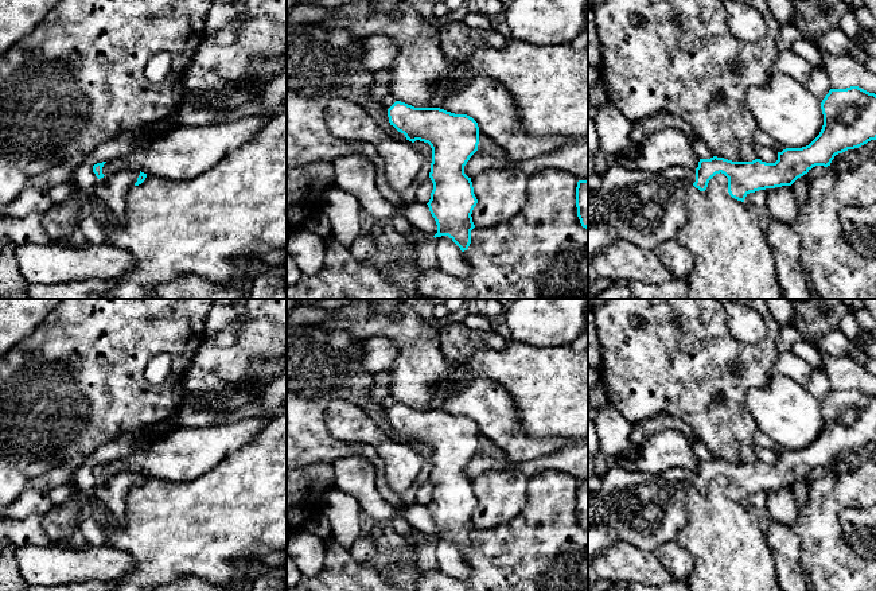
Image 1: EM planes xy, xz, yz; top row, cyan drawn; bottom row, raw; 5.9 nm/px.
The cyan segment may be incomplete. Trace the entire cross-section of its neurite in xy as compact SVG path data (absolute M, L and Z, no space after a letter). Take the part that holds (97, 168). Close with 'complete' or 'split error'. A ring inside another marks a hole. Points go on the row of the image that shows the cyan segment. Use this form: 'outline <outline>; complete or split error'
outline M106 162L93 166L93 172L98 178L94 186L94 197L102 203L108 221L104 230L109 234L124 230L126 218L126 194L133 186L141 184L147 174L139 170L121 170L110 175L102 174Z; split error

